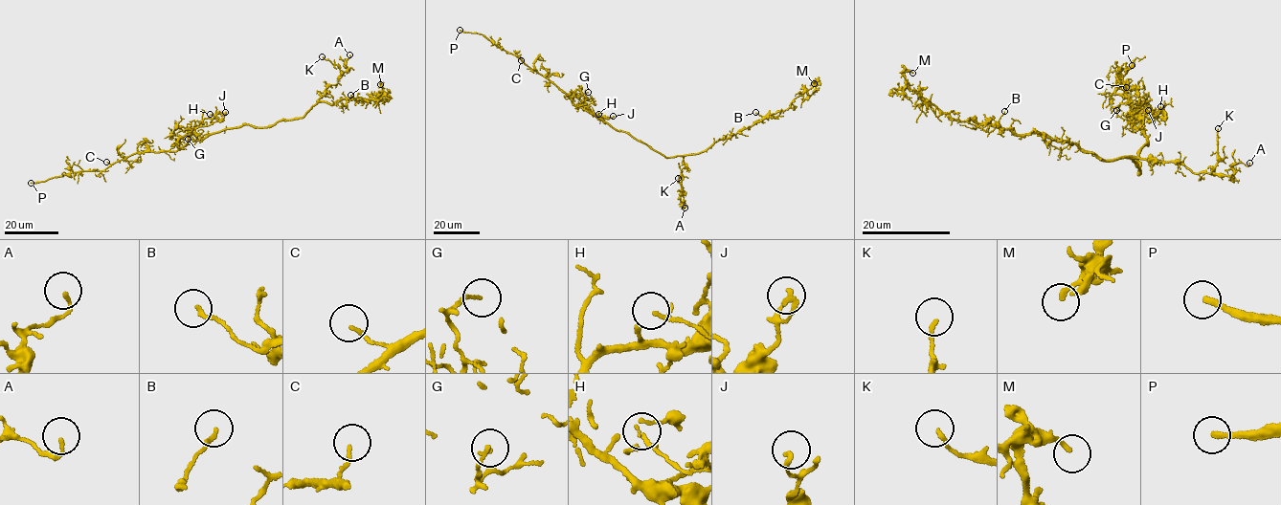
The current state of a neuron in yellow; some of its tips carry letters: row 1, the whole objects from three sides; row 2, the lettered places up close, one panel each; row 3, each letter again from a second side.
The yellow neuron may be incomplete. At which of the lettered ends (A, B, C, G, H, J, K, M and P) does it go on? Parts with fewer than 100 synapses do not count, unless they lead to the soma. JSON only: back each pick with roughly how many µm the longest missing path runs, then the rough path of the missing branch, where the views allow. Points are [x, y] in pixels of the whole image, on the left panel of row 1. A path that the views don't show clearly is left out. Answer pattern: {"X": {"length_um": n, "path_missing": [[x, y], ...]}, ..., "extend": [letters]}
{"P": {"length_um": 45}, "extend": ["P"]}

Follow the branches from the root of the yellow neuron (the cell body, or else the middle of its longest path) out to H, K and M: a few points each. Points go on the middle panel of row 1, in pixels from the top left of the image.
H: (638, 141), (594, 115), (581, 100), (584, 107), (598, 114)
K: (638, 141), (667, 157), (683, 156), (683, 194), (678, 178)
M: (638, 141), (667, 157), (699, 154), (720, 139), (729, 138), (770, 115), (784, 111), (814, 83)

